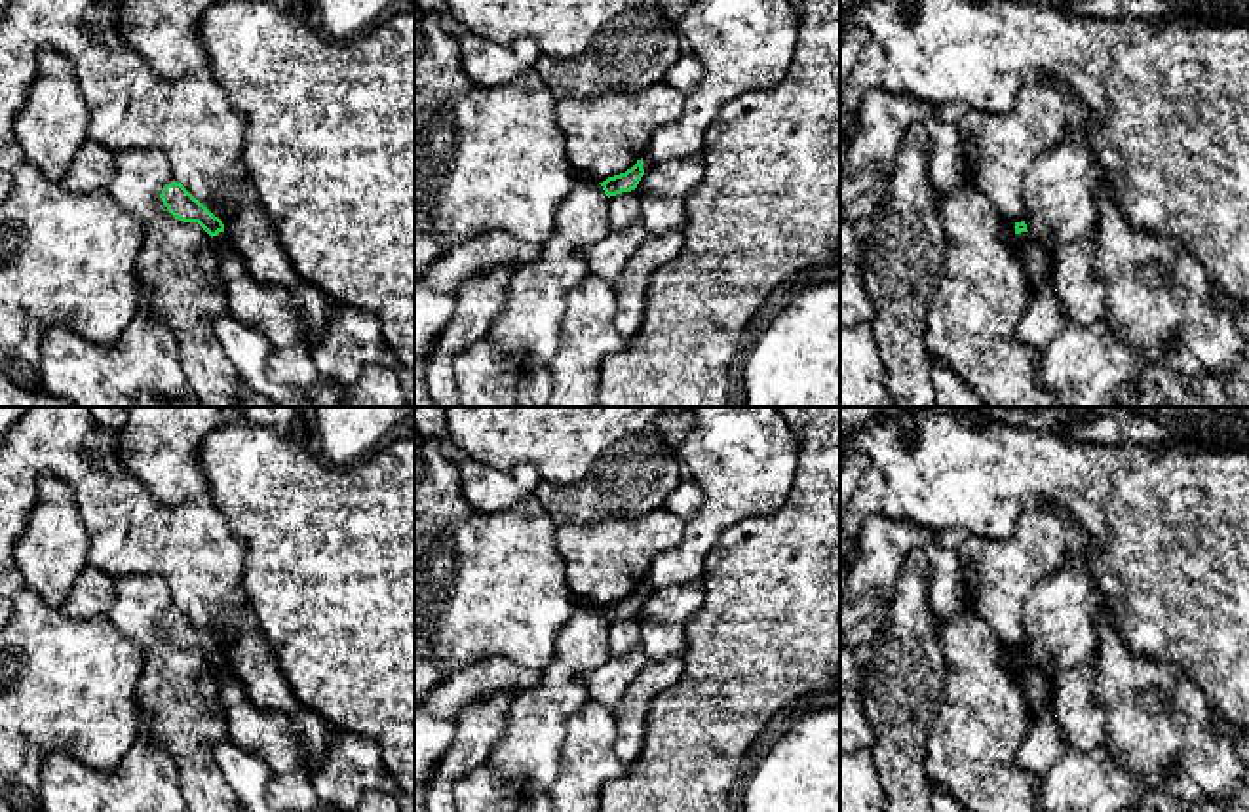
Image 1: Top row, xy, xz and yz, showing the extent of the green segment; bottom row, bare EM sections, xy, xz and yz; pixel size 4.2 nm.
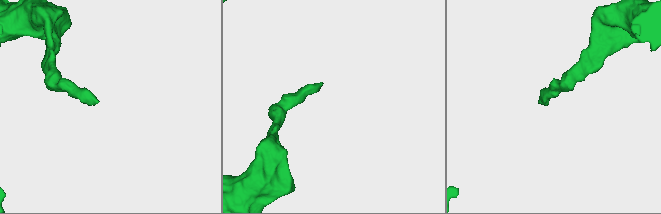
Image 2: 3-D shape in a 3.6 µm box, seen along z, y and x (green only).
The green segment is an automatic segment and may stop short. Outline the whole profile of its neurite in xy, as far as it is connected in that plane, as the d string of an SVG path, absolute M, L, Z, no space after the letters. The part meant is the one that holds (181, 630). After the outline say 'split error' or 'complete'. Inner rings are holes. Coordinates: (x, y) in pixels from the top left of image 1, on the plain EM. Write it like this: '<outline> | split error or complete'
M173 607L160 620L167 637L183 648L198 648L211 664L224 658L224 650L200 629L181 609Z | complete

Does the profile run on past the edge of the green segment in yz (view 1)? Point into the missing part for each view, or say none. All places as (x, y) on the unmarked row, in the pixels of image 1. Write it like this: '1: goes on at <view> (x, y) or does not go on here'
1: does not go on here

